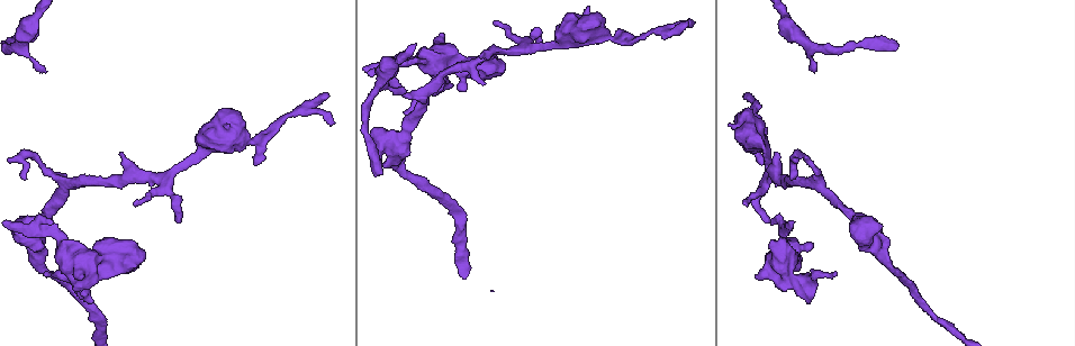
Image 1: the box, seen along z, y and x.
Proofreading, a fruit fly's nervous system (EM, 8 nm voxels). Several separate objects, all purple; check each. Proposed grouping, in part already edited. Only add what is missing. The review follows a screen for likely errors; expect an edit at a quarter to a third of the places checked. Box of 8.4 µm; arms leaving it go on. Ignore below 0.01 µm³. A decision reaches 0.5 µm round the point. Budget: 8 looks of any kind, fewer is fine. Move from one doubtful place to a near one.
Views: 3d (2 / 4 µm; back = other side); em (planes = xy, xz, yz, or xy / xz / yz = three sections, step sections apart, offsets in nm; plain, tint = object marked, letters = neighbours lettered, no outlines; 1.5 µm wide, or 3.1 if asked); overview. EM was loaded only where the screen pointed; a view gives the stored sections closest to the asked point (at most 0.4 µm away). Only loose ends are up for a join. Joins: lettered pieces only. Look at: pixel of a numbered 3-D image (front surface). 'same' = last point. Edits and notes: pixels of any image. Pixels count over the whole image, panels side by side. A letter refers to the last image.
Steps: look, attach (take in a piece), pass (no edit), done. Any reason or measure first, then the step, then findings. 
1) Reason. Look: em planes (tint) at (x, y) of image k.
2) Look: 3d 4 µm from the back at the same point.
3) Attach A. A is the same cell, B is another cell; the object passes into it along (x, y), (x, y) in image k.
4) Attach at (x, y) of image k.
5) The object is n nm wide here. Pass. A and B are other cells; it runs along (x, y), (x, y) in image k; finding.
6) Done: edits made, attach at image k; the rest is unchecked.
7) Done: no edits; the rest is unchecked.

Tapers out. Look: em planes (letters) at (687, 20) of image 1.

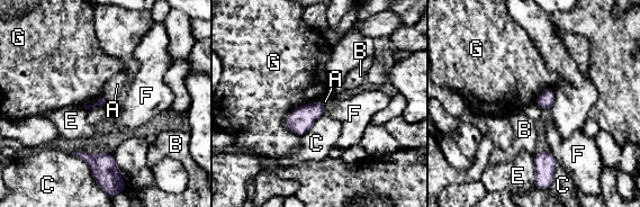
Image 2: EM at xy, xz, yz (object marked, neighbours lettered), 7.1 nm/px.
The longest contact is with G, 320 nm. Pass. A, B, C, E, F and G are other cells; a border runs along (320, 100), (298, 106), (284, 125) in image 2; none of them fits.

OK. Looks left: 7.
Free end. Look: em planes (plain) at (479, 57) of image 1.

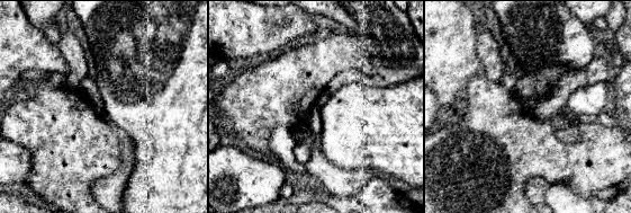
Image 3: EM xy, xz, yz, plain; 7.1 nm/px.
Look: em planes (tint) at the same point.

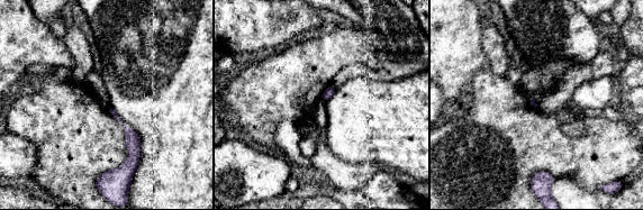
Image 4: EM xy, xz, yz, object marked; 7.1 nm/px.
Look: em planes (letters) at the same point.

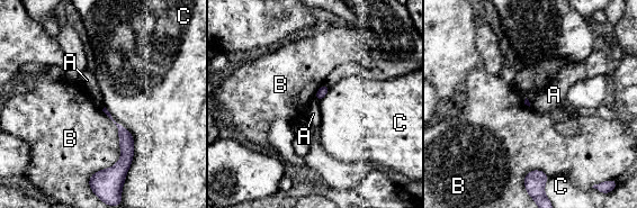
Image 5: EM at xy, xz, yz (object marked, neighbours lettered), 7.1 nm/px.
The longest contact is with C, 500 nm. Pass. A, B and C are other cells; a border runs along (314, 99), (319, 101) in image 5; none of them fits.

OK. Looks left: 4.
Thin end. Look: 3d 2 µm at (406, 91) of image 1.

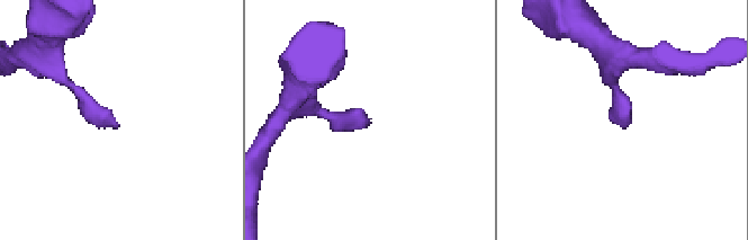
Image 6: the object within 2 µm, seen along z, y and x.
Now the EM. Look: em planes (tint) at (118, 124) of image 6.

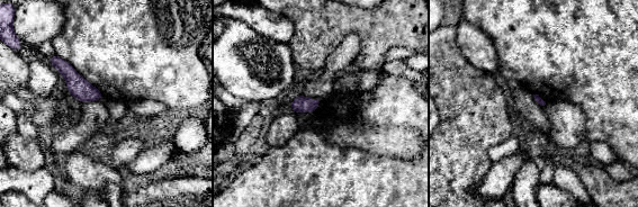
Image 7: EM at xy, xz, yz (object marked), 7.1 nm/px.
See the neighbours. Look: em planes (letters) at the same point.

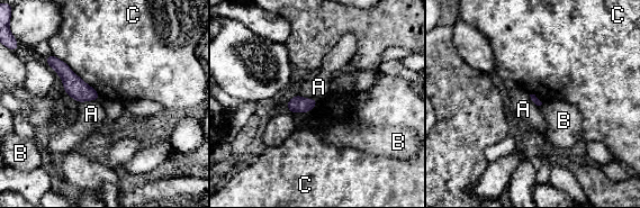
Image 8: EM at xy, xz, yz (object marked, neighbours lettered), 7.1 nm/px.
Pass. A, B and C are other cells; it runs along (50, 59), (86, 93), (96, 97) in image 8; none of them fits.

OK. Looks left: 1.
Done: no edits; the rest is unchecked.

